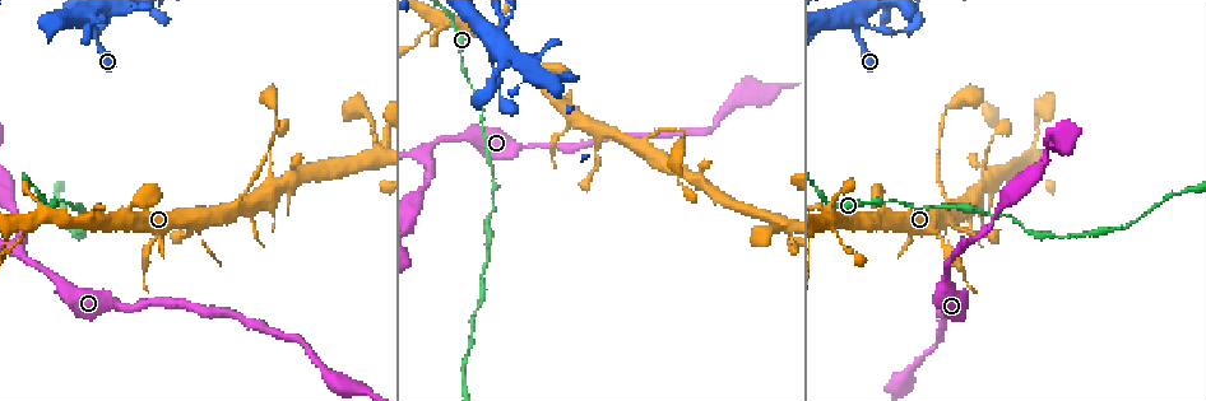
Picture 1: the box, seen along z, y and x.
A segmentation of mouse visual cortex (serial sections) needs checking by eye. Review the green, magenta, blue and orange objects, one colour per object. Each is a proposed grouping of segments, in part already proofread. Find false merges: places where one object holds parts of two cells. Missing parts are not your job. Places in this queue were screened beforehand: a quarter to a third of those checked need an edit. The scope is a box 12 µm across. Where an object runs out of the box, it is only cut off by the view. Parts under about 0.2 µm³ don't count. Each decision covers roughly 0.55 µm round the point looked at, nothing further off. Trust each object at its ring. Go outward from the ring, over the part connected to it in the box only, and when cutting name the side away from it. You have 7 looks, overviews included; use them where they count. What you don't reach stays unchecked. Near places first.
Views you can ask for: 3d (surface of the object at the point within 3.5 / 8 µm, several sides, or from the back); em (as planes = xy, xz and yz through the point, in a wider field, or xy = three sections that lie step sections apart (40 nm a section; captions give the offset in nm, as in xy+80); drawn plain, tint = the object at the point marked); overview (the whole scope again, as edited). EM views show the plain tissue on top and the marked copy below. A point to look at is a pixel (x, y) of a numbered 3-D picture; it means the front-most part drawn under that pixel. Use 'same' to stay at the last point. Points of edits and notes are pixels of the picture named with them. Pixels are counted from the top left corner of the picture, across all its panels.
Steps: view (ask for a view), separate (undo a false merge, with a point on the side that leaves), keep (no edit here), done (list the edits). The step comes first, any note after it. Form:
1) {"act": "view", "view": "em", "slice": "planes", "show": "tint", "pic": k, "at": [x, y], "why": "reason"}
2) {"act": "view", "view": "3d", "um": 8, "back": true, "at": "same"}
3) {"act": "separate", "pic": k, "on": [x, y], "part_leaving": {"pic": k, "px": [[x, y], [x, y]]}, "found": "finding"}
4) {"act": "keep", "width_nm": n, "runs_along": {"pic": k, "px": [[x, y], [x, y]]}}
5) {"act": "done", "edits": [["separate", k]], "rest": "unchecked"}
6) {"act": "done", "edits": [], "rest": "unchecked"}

{"act": "view", "view": "3d", "um": 3.5, "pic": 1, "at": [955, 251], "why": "arms part here"}

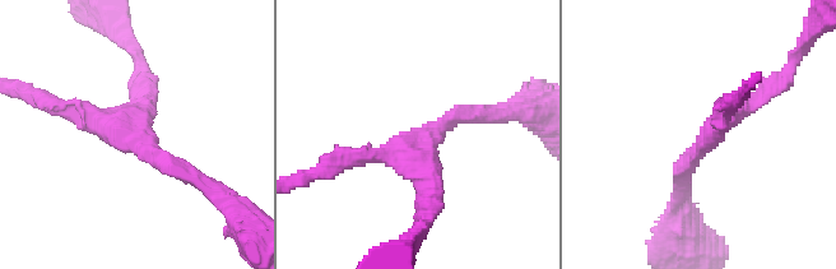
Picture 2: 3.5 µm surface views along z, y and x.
{"act": "view", "view": "em", "slice": "planes", "show": "tint", "pic": 2, "at": [705, 136]}

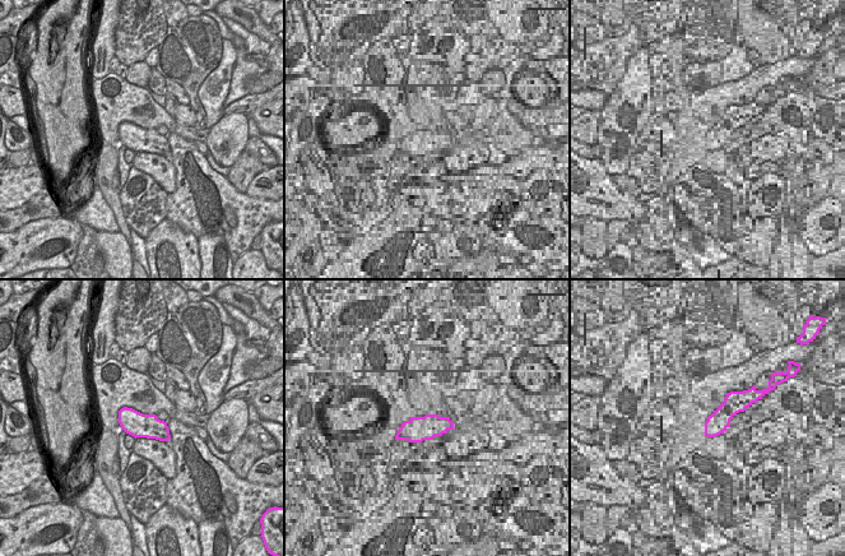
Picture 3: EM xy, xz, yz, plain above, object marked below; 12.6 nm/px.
{"act": "keep", "arm_widths_nm": [200, 200, 200], "runs_along": {"pic": 2, "px": [[684, 184], [684, 165], [714, 129], [770, 87]]}, "found": "one cell here"}

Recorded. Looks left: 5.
{"act": "view", "view": "3d", "um": 3.5, "pic": 1, "at": [638, 147]}

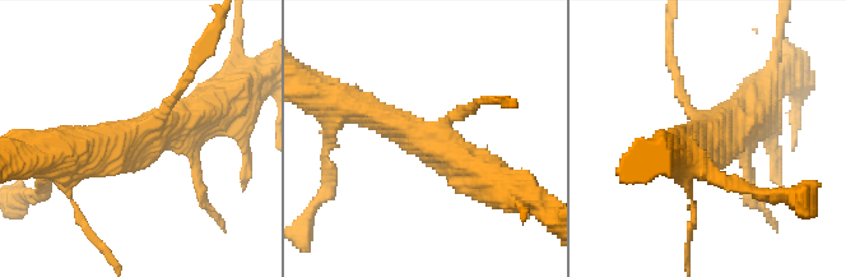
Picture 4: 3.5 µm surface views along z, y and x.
{"act": "view", "view": "em", "slice": "planes", "show": "tint", "pic": 4, "at": [710, 134], "arms": 3, "arm_widths_nm": [150, 400, 450]}

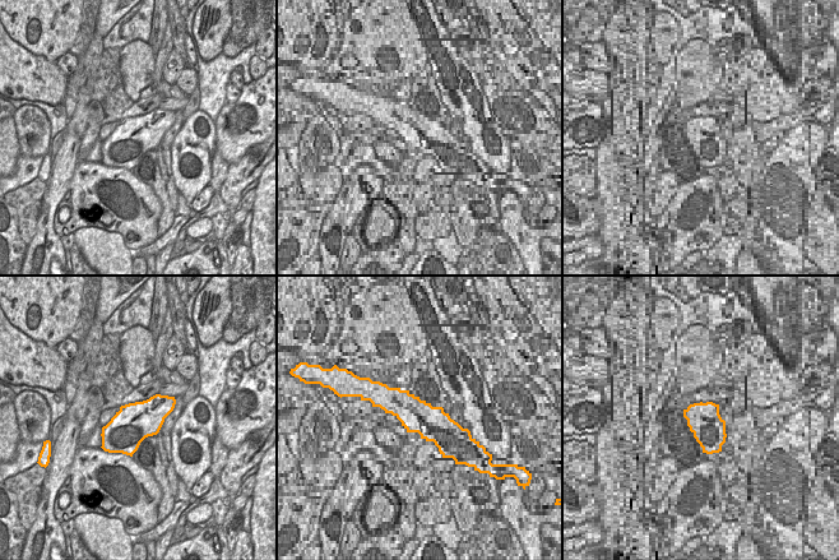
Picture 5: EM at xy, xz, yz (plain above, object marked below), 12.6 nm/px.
{"act": "view", "view": "em", "slice": "xy", "step": 1, "show": "tint", "at": "same"}

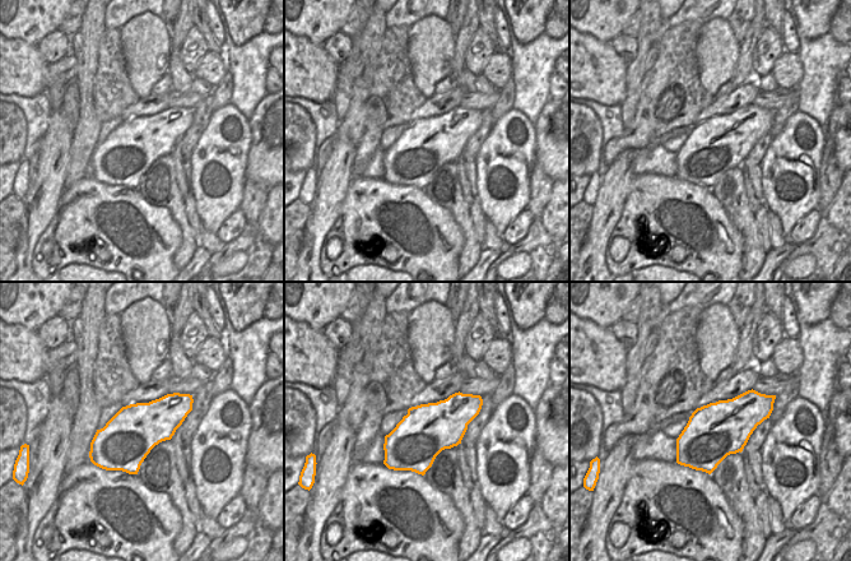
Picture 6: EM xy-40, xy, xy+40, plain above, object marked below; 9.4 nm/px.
{"act": "keep", "runs_along": {"pic": 4, "px": [[352, 104], [450, 149], [492, 181]]}, "found": "one cell here"}

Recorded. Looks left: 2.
{"act": "view", "view": "3d", "um": 8, "pic": 1, "at": [508, 22], "why": "thick turns thin"}

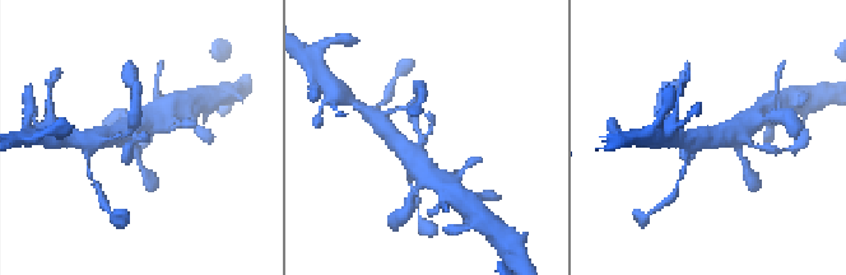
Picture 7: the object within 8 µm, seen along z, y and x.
{"act": "view", "view": "em", "slice": "xy", "step": 2, "show": "tint", "pic": 7, "at": [137, 138], "why": "need the tissue"}

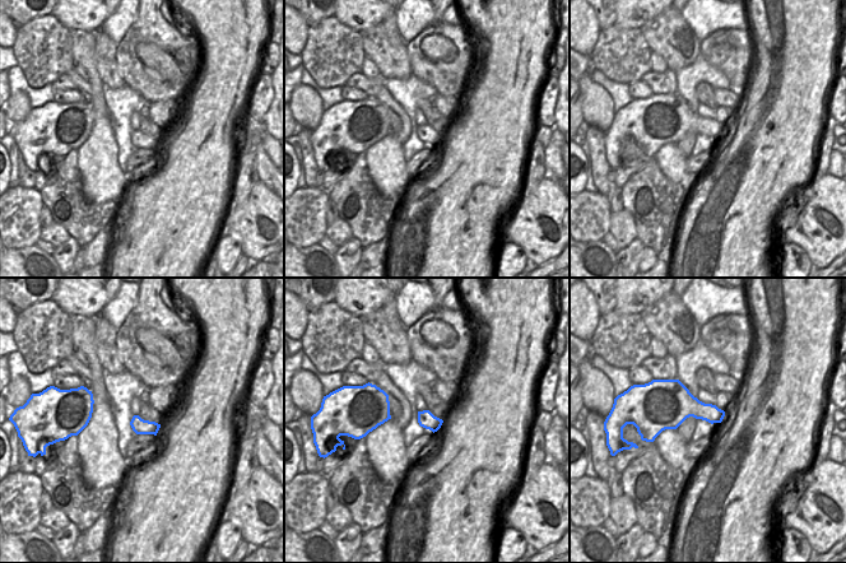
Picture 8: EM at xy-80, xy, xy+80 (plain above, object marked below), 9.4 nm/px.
{"act": "keep", "runs_along": {"pic": 7, "px": [[415, 163], [433, 125], [426, 113]]}, "found": "all the same cell"}

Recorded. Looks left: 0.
{"act": "done", "edits": [], "rest": "unchecked"}

